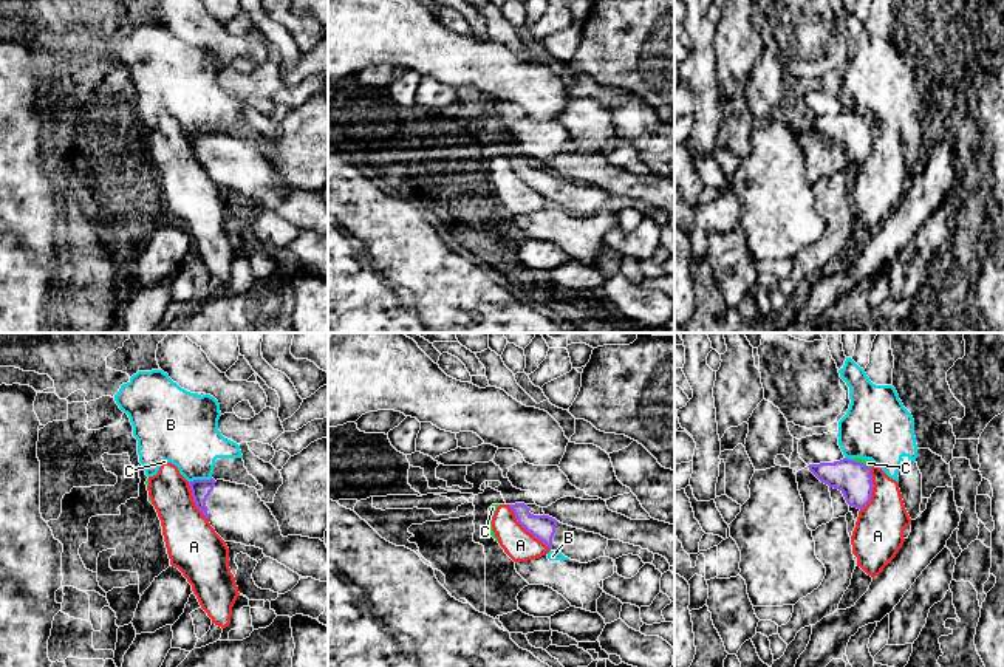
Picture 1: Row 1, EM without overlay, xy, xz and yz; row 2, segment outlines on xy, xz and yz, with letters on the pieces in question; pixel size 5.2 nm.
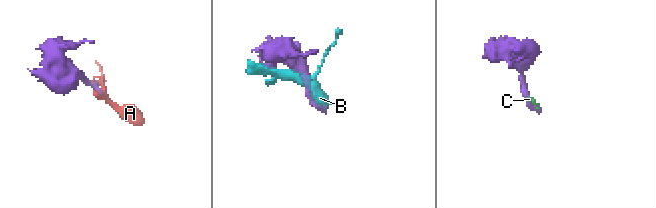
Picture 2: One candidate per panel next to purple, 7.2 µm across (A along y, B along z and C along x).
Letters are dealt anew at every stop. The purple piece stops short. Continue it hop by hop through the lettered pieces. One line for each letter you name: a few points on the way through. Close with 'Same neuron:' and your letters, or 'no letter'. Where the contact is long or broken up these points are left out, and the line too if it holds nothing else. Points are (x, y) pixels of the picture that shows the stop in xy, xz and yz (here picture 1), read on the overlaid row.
Same neuron: no letter

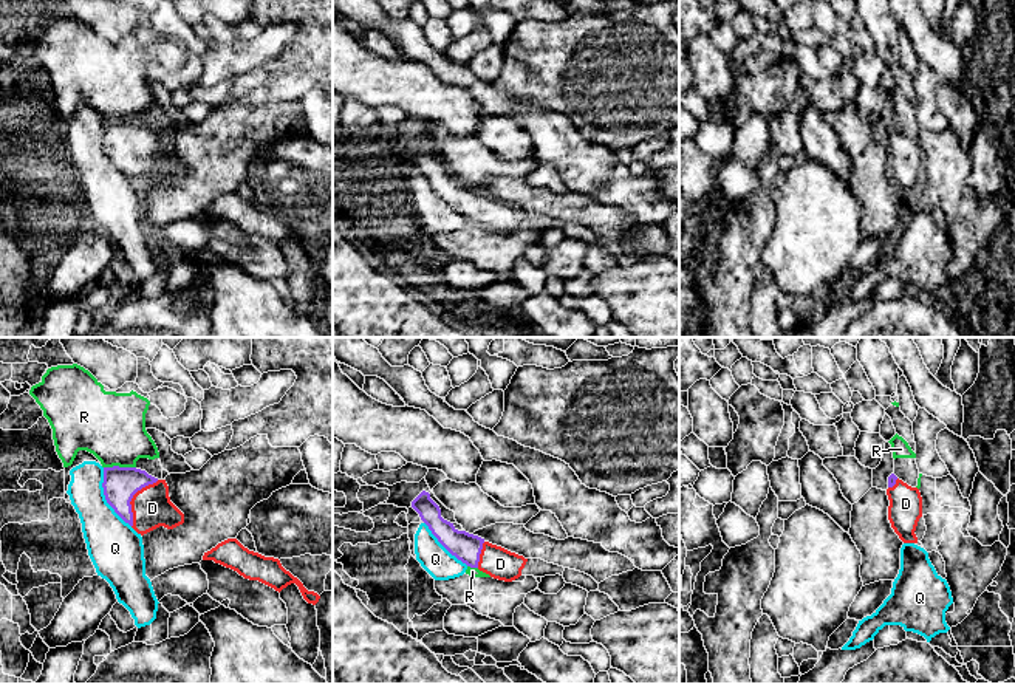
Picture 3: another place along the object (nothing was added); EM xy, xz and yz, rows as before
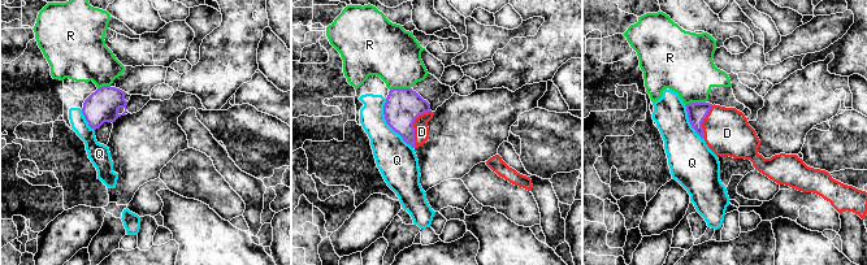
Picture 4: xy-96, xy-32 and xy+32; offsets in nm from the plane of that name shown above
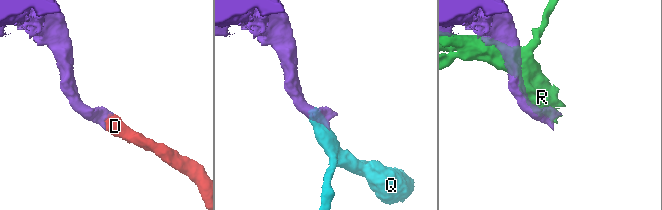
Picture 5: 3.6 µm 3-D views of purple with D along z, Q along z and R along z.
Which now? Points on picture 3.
D: way xy (119, 485), (132, 497), (152, 508)
Same neuron: D

